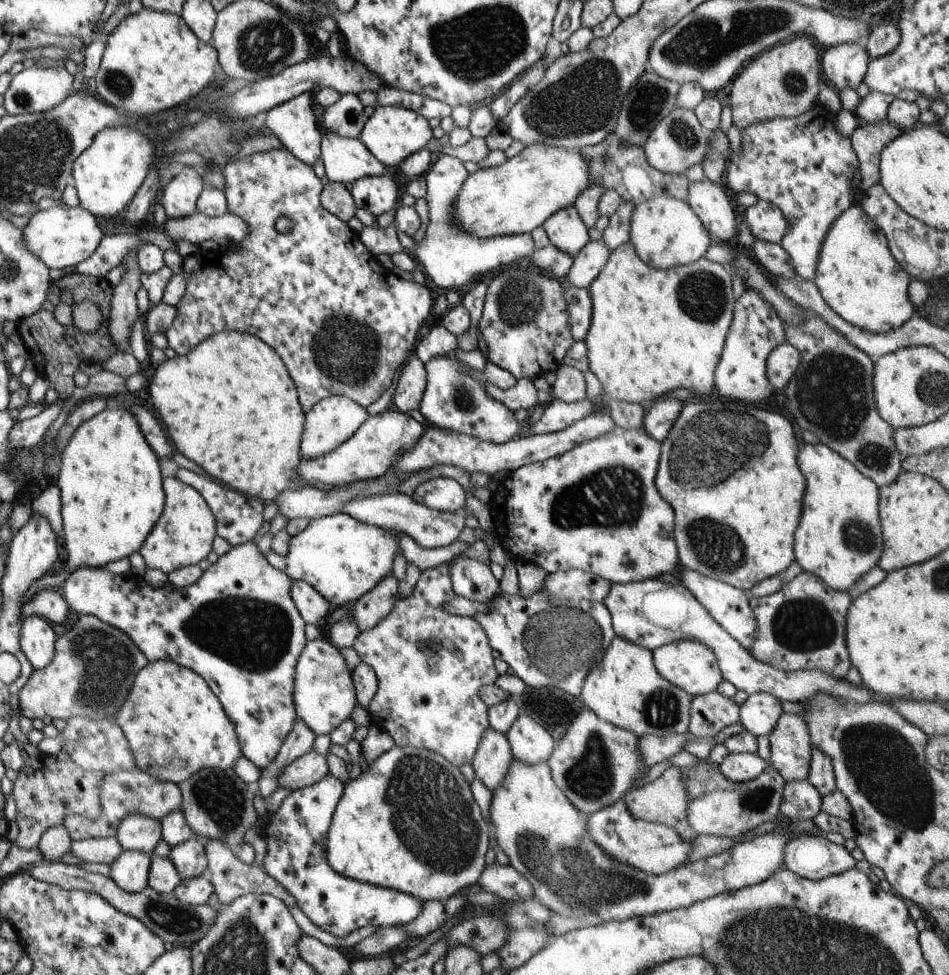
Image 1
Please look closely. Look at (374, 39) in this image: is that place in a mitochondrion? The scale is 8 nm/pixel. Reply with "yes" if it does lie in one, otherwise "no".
no

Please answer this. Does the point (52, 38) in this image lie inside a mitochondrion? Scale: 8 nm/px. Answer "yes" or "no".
no

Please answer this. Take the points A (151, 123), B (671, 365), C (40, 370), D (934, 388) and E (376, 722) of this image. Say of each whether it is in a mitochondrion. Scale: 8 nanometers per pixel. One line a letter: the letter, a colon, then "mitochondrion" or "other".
A: other
B: other
C: other
D: mitochondrion
E: other

